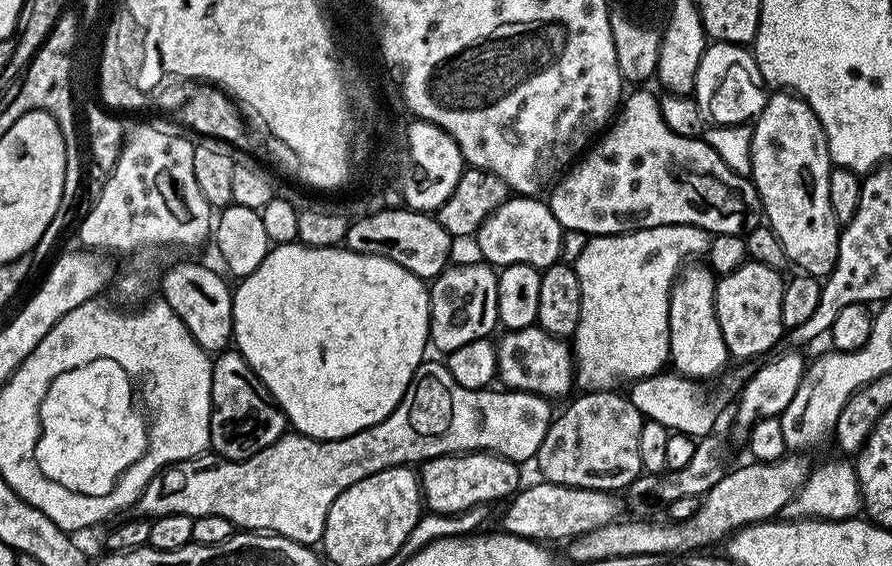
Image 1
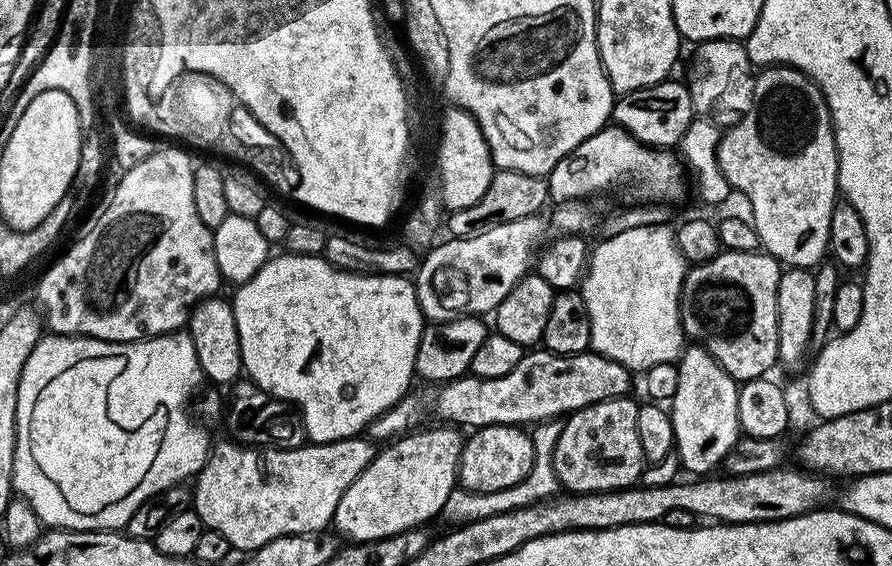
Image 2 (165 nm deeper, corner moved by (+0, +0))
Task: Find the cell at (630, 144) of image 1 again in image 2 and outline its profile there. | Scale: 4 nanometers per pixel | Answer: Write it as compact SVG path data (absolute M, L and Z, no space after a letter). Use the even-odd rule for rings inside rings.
M606 126L598 134L586 138L546 177L548 194L556 202L584 202L588 196L608 192L611 188L632 188L633 201L641 205L665 205L681 196L686 184L686 168L675 151L650 148L638 142L629 132Z

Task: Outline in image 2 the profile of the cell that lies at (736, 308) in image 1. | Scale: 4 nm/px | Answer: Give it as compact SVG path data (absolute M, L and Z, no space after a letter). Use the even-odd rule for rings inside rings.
M722 250L710 262L693 264L685 271L680 291L680 324L689 341L704 348L737 382L759 380L778 364L778 282L782 265L763 250L729 252Z

